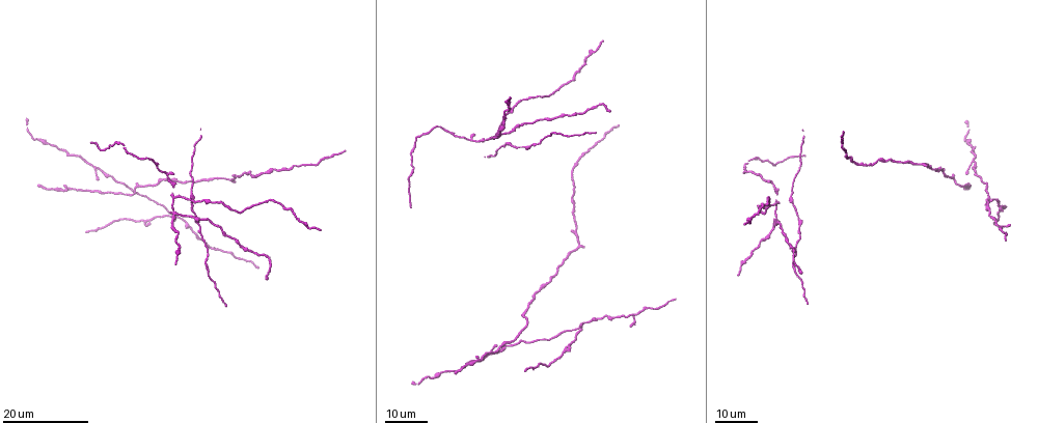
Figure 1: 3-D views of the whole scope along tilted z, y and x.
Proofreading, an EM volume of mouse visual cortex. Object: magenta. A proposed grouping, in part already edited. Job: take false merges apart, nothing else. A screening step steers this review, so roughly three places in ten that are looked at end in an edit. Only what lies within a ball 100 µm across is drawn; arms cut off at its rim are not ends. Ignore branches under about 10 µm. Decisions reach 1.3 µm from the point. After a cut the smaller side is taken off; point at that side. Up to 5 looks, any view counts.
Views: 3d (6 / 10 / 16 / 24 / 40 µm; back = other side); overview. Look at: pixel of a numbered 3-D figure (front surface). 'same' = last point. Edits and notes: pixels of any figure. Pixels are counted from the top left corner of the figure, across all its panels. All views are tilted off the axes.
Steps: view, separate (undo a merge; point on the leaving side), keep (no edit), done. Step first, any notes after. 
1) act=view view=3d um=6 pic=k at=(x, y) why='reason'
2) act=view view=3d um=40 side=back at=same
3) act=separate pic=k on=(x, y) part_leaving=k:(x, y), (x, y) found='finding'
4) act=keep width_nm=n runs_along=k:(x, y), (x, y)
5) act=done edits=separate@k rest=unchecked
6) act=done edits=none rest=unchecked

act=view view=3d um=24 pic=1 at=(96, 167) why='two arms in line, one across'

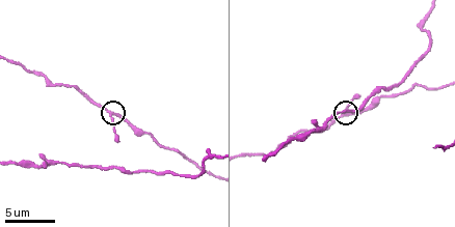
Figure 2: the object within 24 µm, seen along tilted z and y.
act=view view=3d um=10 pic=2 at=(113, 113)

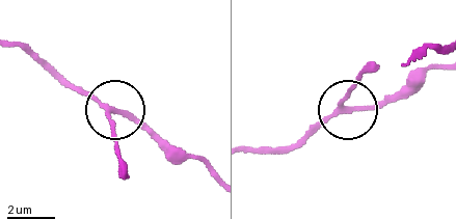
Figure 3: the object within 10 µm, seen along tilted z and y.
act=keep arms=3 found='continuous, no second neuron'

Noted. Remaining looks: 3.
act=view view=3d um=24 pic=1 at=(988, 211) why='sudden change in width'

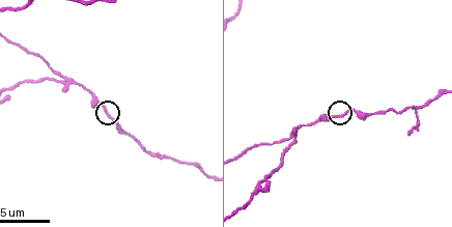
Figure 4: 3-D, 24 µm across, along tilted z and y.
act=view view=3d um=6 pic=4 at=(103, 109)

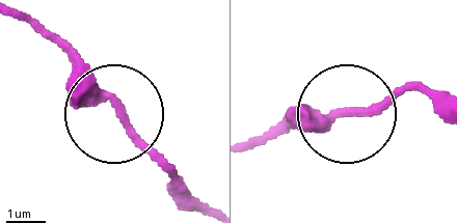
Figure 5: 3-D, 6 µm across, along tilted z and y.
act=keep runs_along=5:(260, 141), (437, 89) found='continuous, no second neuron'

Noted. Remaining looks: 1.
act=done edits=none rest=unchecked

